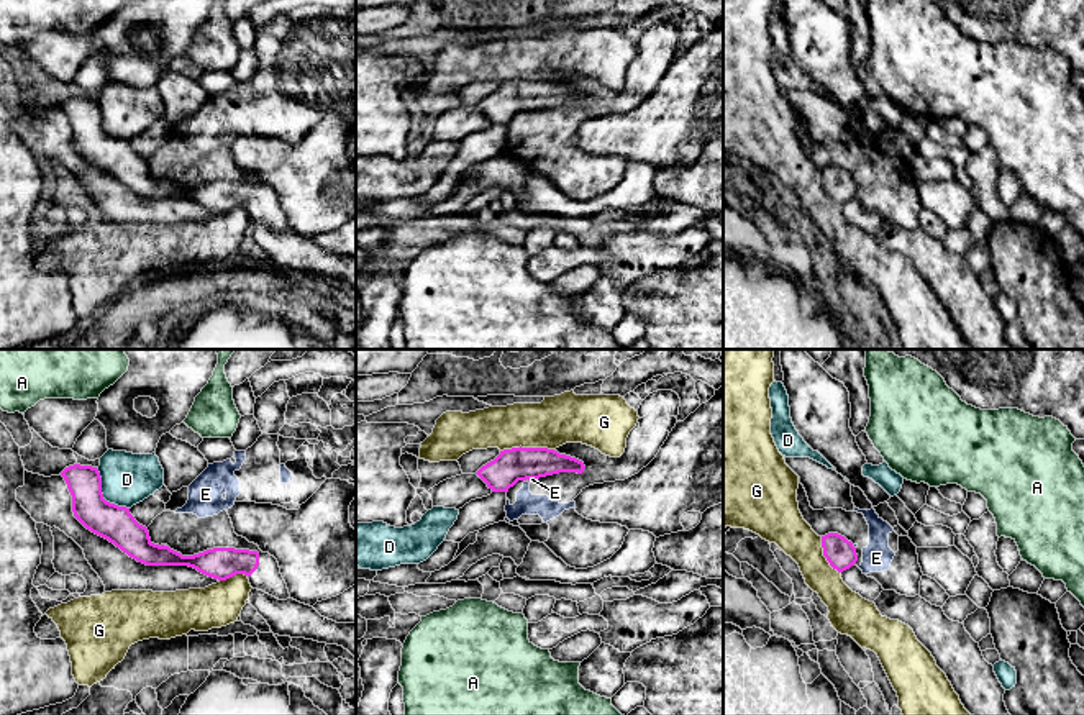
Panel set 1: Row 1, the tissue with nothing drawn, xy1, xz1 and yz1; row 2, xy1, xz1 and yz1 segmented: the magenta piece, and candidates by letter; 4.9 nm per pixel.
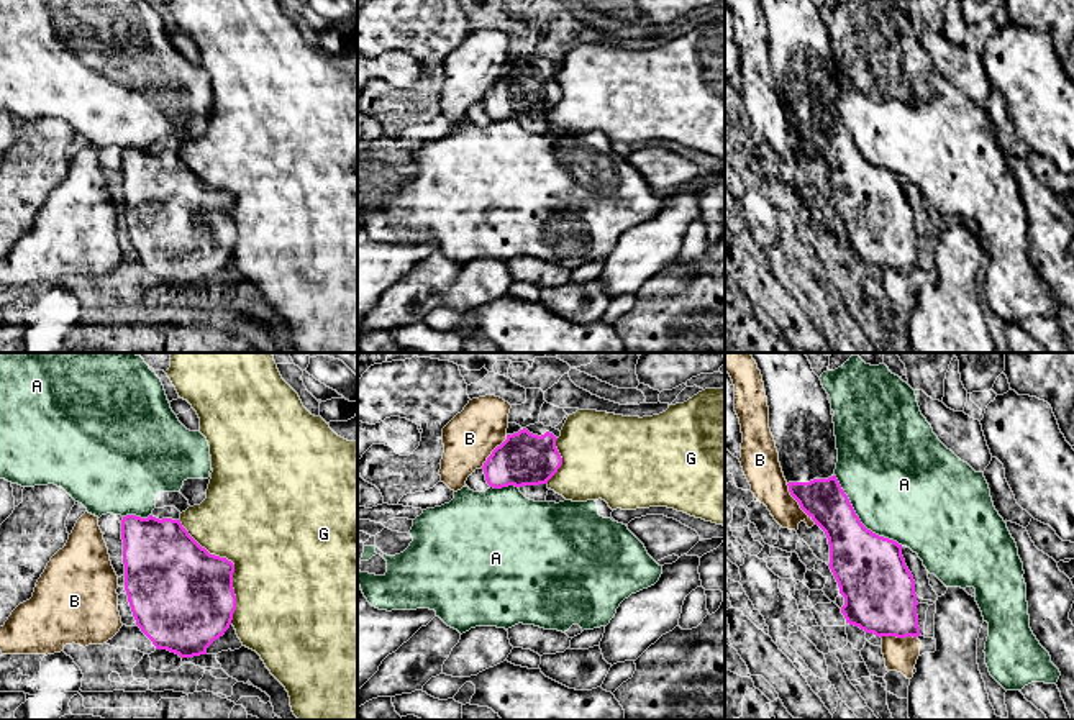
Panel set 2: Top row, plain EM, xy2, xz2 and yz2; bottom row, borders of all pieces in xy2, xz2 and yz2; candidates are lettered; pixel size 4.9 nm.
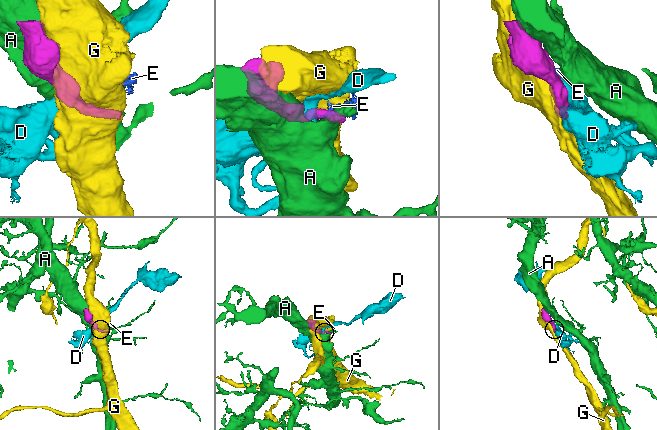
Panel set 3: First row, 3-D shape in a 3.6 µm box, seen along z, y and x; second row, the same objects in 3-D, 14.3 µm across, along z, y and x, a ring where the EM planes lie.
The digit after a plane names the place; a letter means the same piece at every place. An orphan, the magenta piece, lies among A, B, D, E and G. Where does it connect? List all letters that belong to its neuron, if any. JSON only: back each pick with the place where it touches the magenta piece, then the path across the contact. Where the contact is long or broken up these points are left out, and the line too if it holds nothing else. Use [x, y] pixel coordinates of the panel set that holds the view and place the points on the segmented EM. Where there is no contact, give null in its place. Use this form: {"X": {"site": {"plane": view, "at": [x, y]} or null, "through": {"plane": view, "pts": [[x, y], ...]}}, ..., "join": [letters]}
{"join": []}

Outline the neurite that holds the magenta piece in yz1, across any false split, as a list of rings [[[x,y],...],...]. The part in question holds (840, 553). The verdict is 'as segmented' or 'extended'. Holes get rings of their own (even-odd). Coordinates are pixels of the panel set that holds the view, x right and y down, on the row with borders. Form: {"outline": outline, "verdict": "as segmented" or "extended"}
{"outline": [[[838,533],[822,536],[823,556],[833,569],[843,572],[856,564],[858,554],[851,541]]], "verdict": "as segmented"}

